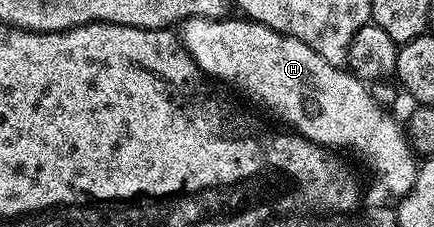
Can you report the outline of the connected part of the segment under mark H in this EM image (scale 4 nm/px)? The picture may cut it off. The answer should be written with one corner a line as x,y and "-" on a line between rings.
192,17
183,22
182,40
188,53
198,63
200,72
209,78
217,77
236,89
241,89
248,97
261,101
272,113
277,113
285,121
289,130
300,136
327,145
336,151
353,149
361,153
372,164
374,172
380,176
380,181
393,193
396,199
404,197
414,187
418,172
418,161
413,155
411,146
403,128
396,126
396,121
372,98
372,93
365,82
359,81
347,68
331,65
318,55
306,43
284,33
274,31
265,25
259,25
251,19
205,19

